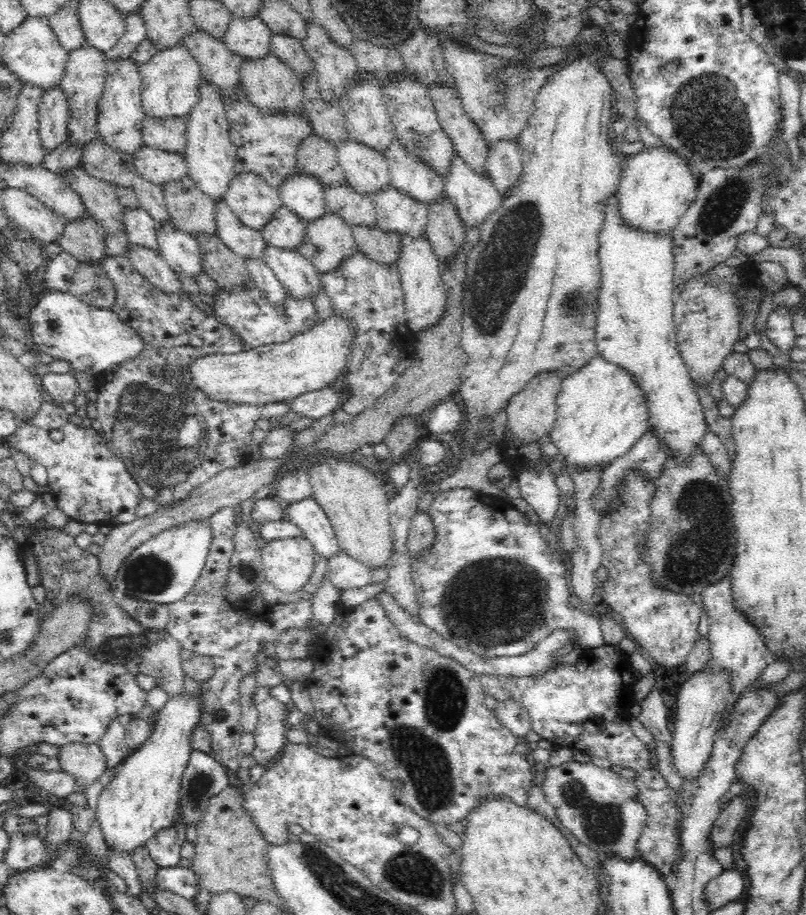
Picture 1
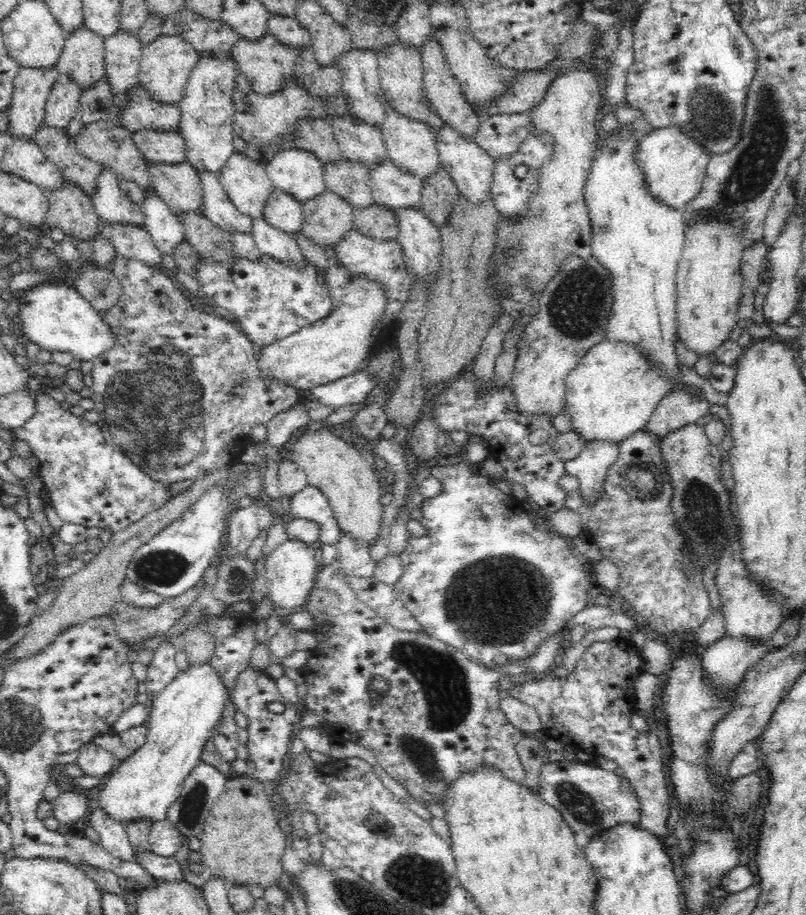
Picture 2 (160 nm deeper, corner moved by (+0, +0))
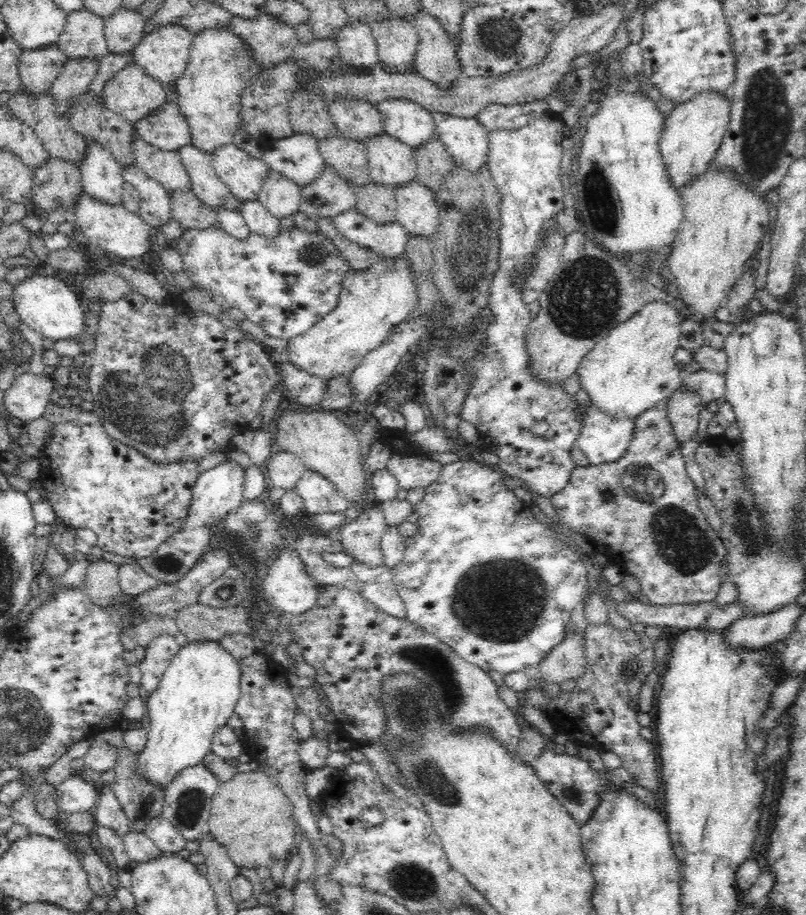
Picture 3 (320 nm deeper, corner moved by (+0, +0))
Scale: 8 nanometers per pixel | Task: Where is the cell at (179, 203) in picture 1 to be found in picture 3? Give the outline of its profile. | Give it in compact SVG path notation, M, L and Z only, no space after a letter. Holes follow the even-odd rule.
M133 130L133 150L135 164L150 178L155 179L167 192L190 190L190 176L182 164L177 151L162 151L146 143L138 131Z

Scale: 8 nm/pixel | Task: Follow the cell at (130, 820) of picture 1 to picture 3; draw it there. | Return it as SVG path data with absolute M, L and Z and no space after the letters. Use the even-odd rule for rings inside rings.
M188 641L178 650L158 688L150 694L147 701L148 740L136 762L136 773L146 779L146 783L154 783L165 792L165 788L183 768L200 764L206 754L211 752L213 734L226 725L226 720L234 714L236 703L242 696L240 676L240 660L235 660L234 656L225 652L220 641Z

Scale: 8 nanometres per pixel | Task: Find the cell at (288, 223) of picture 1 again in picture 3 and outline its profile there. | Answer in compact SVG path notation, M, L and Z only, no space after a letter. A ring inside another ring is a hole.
M270 171L264 180L257 199L278 220L288 216L291 210L298 210L301 203L301 188L286 176Z

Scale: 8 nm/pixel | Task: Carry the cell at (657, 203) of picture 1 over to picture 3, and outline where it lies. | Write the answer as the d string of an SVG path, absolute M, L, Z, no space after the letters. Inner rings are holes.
M702 92L684 104L673 107L662 126L658 151L666 166L672 185L679 190L690 182L704 176L717 154L728 128L731 114L731 99L720 92Z

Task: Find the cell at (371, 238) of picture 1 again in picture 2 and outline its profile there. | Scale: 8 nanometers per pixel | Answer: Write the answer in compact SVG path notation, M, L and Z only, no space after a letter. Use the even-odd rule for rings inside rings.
M375 202L370 206L353 209L353 226L362 234L378 240L392 240L398 236L397 216L392 209L380 207Z

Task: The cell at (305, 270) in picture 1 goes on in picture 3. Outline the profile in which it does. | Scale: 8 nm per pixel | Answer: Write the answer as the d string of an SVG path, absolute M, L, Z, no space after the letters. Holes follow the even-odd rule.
M258 200L239 201L242 216L250 232L264 238L274 238L279 233L280 221Z

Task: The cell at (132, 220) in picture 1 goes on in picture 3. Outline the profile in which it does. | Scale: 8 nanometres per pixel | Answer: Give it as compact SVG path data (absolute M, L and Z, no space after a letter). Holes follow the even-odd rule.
M92 139L86 144L78 165L81 184L87 194L111 205L121 204L125 181L120 163L108 149Z

